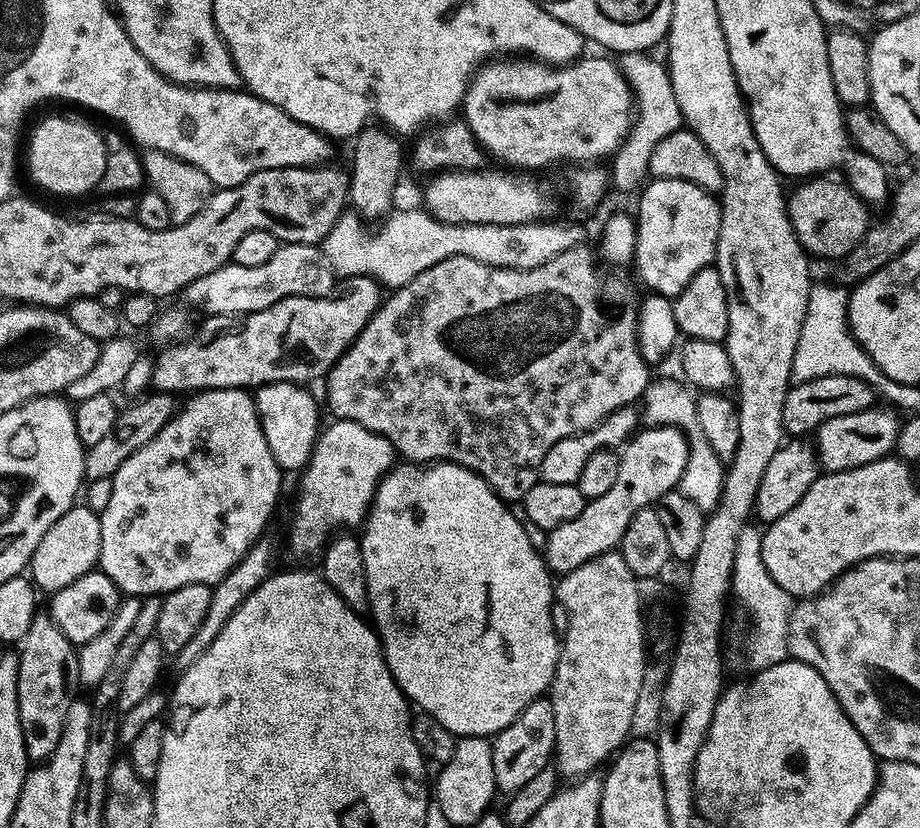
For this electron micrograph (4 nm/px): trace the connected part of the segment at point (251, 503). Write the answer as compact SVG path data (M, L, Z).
M211 388L205 392L197 392L189 395L188 400L183 401L182 407L176 415L170 418L162 430L142 450L130 454L122 466L112 475L112 489L110 490L110 502L106 510L99 513L102 526L102 550L100 551L99 571L107 574L110 582L118 586L118 590L124 596L158 596L178 590L182 586L191 584L217 584L218 581L236 565L250 550L250 546L261 536L265 535L268 519L276 508L276 499L280 496L280 476L282 469L274 462L274 454L270 454L270 446L266 446L266 438L262 434L260 419L256 413L256 402L251 391L242 388Z

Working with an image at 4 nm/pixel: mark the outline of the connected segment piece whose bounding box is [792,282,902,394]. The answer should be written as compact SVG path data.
M835 282L813 283L806 302L806 318L802 322L802 334L798 334L798 348L794 350L792 363L793 381L813 380L823 376L853 376L864 380L877 393L900 392L902 385L886 378L882 370L866 354L848 329L849 289Z

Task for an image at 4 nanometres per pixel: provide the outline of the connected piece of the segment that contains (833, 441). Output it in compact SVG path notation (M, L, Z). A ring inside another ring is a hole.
M879 408L858 414L842 414L822 422L815 429L816 459L824 472L841 472L847 468L866 466L875 460L885 459L895 449L901 417L896 417L888 408Z

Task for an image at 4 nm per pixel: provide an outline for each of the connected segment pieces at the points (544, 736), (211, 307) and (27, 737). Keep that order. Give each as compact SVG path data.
M541 698L530 702L518 714L518 718L510 726L497 732L492 740L494 754L494 782L501 793L511 794L522 790L538 770L549 767L554 756L556 739L554 738L554 710L551 699Z
M281 244L274 258L262 262L262 266L238 266L229 262L210 274L202 274L202 278L194 278L194 282L184 288L182 299L189 309L197 308L205 317L242 316L266 310L266 306L274 306L274 302L282 302L282 298L324 296L333 287L332 267L317 245Z
M38 612L20 641L18 674L19 721L29 761L48 760L62 736L72 701L70 690L79 685L77 647L58 629L49 613Z

